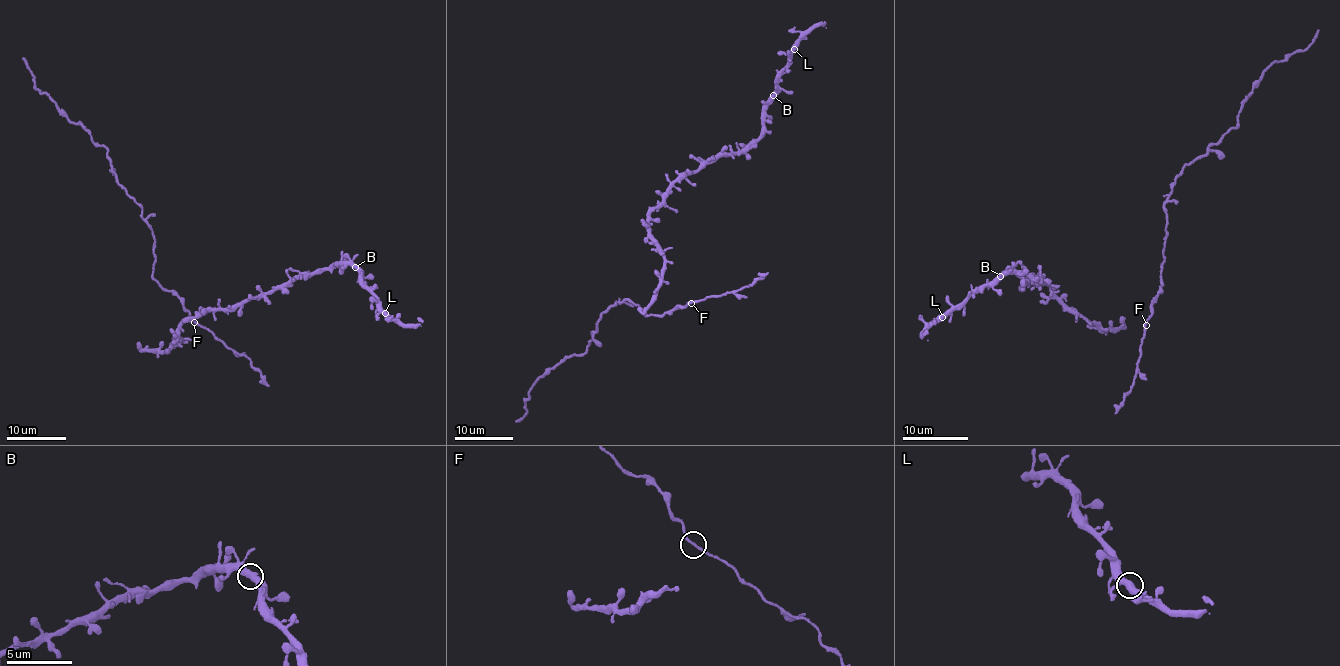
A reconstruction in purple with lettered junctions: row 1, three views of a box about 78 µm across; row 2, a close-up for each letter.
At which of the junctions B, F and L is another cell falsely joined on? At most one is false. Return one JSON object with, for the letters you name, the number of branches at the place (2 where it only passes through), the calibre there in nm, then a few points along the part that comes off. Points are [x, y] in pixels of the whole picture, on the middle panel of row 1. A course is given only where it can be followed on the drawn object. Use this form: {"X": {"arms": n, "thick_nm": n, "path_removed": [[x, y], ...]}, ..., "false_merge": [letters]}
{"false_merge": []}

